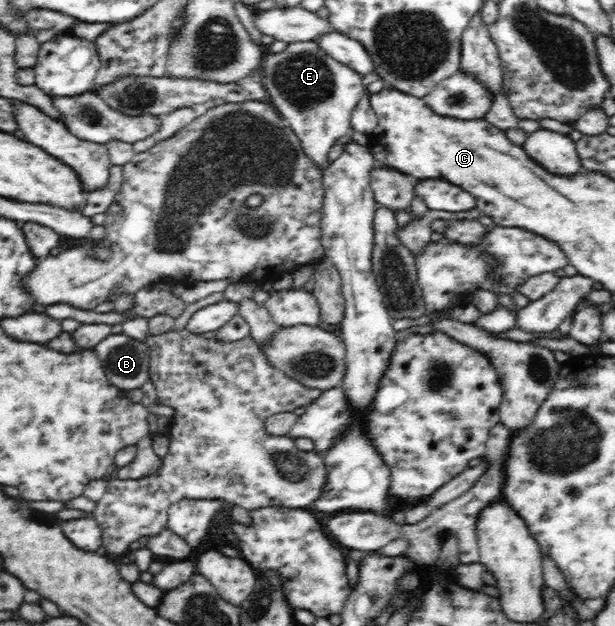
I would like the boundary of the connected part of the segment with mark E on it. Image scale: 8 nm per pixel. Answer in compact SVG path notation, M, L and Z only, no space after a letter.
M316 40L289 42L279 53L265 55L263 59L263 84L271 104L287 120L289 128L301 142L303 153L317 169L329 166L329 150L339 138L351 129L351 114L360 105L364 84L375 79L374 75L362 75L345 64L327 56Z

